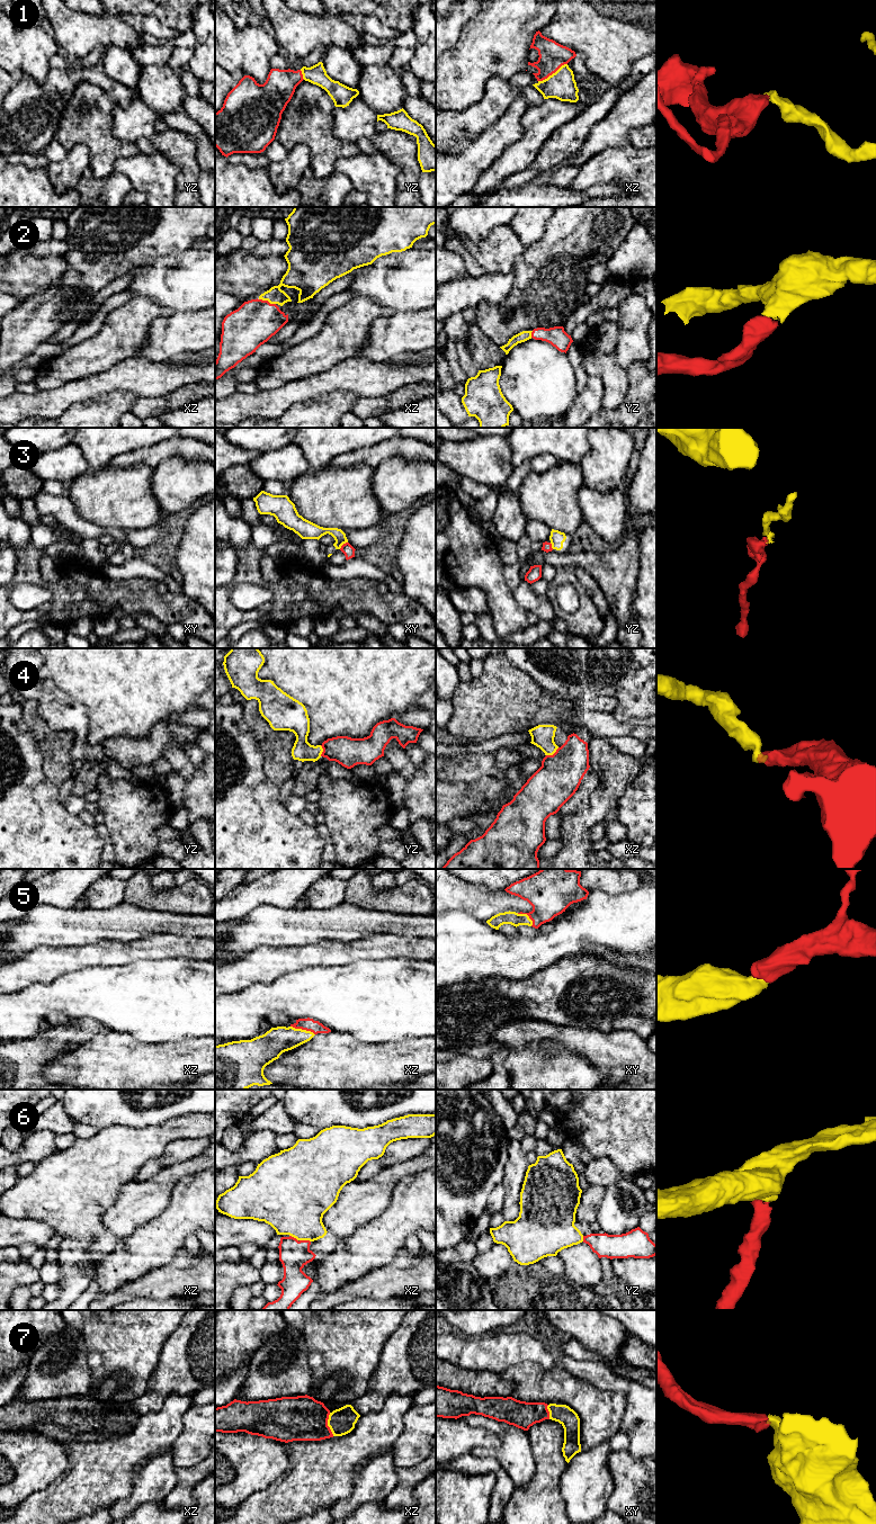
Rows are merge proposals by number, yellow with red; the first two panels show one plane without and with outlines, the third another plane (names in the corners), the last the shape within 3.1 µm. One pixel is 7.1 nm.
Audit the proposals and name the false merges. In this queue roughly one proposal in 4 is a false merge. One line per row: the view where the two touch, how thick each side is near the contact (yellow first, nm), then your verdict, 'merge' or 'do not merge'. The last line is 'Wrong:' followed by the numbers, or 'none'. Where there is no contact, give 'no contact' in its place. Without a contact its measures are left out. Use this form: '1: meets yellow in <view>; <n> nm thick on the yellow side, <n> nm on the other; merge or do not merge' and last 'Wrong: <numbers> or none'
1: meets yellow in xz; 200 nm thick on the yellow side, 190 nm on the other; merge
2: meets yellow in xz; 140 nm thick on the yellow side, 320 nm on the other; merge
3: meets yellow in xy; 120 nm thick on the yellow side, 80 nm on the other; do not merge
4: meets yellow in xz; 160 nm thick on the yellow side, 300 nm on the other; merge
5: meets yellow in xz; 190 nm thick on the yellow side, 90 nm on the other; merge
6: meets yellow in xz; 420 nm thick on the yellow side, 200 nm on the other; merge
7: meets yellow in xz; 190 nm thick on the yellow side, 320 nm on the other; merge
Wrong: 3

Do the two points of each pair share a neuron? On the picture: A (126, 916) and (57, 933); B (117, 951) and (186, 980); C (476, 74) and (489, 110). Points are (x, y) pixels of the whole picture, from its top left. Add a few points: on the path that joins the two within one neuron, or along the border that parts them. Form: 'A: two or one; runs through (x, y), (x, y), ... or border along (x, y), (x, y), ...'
A: one; runs through (109, 924), (74, 928)
B: two; border along (166, 957), (134, 960), (114, 966)
C: two; border along (506, 79), (492, 75), (484, 95), (463, 110)

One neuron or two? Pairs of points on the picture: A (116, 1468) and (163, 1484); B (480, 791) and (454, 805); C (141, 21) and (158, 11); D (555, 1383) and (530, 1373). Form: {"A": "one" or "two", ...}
{"A": "two", "B": "one", "C": "two", "D": "one"}

